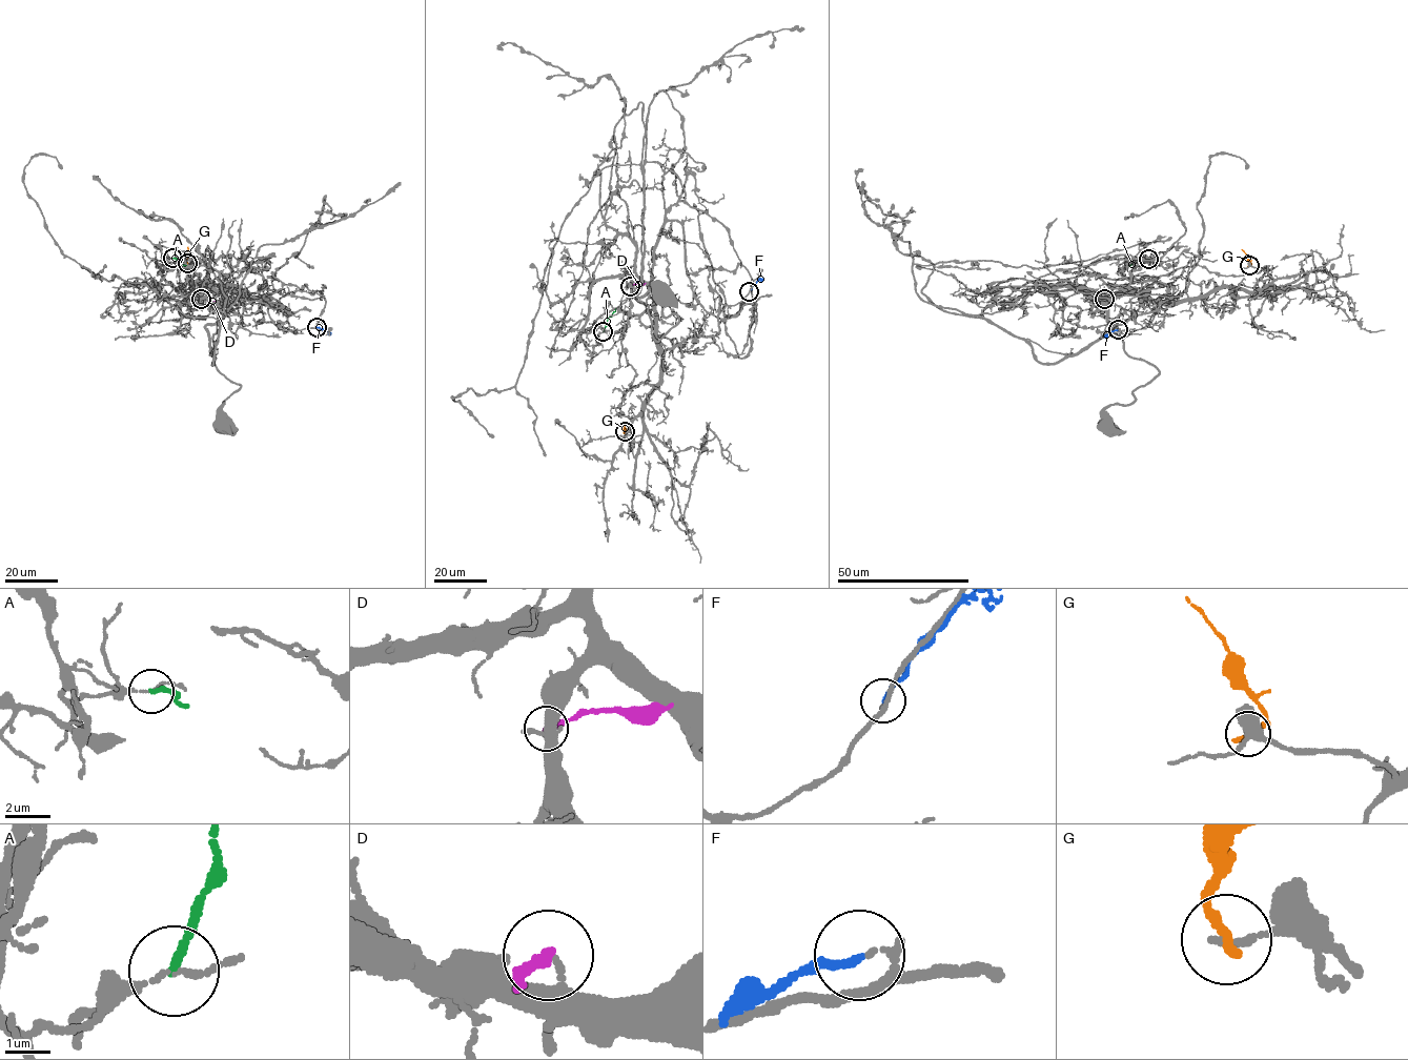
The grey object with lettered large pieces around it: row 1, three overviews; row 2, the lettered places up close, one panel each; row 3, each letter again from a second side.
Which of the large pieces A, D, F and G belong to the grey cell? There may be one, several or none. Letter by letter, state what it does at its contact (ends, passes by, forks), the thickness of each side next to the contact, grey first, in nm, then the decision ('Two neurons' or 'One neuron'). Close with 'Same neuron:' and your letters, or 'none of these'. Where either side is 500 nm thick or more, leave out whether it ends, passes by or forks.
A: It ends there. Thickness 100 nm (grey) against 170 nm. Two neurons
D: It ends there. Thickness 160 nm (grey) against 240 nm. Two neurons
F: It ends there. Thickness 150 nm (grey) against 160 nm. Two neurons
G: It ends there. Thickness 160 nm (grey) against 240 nm. Two neurons
Same neuron: none of these

